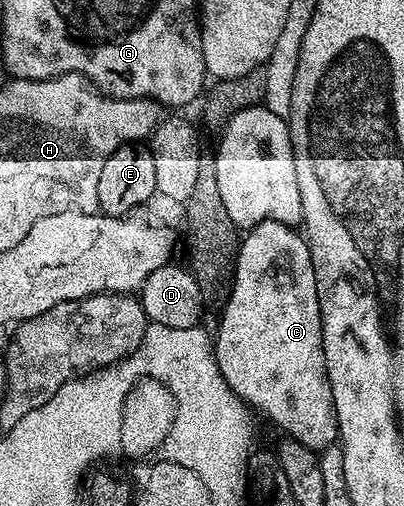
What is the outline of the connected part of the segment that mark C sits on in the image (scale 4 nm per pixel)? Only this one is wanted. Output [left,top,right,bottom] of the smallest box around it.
[211,219,338,451]

